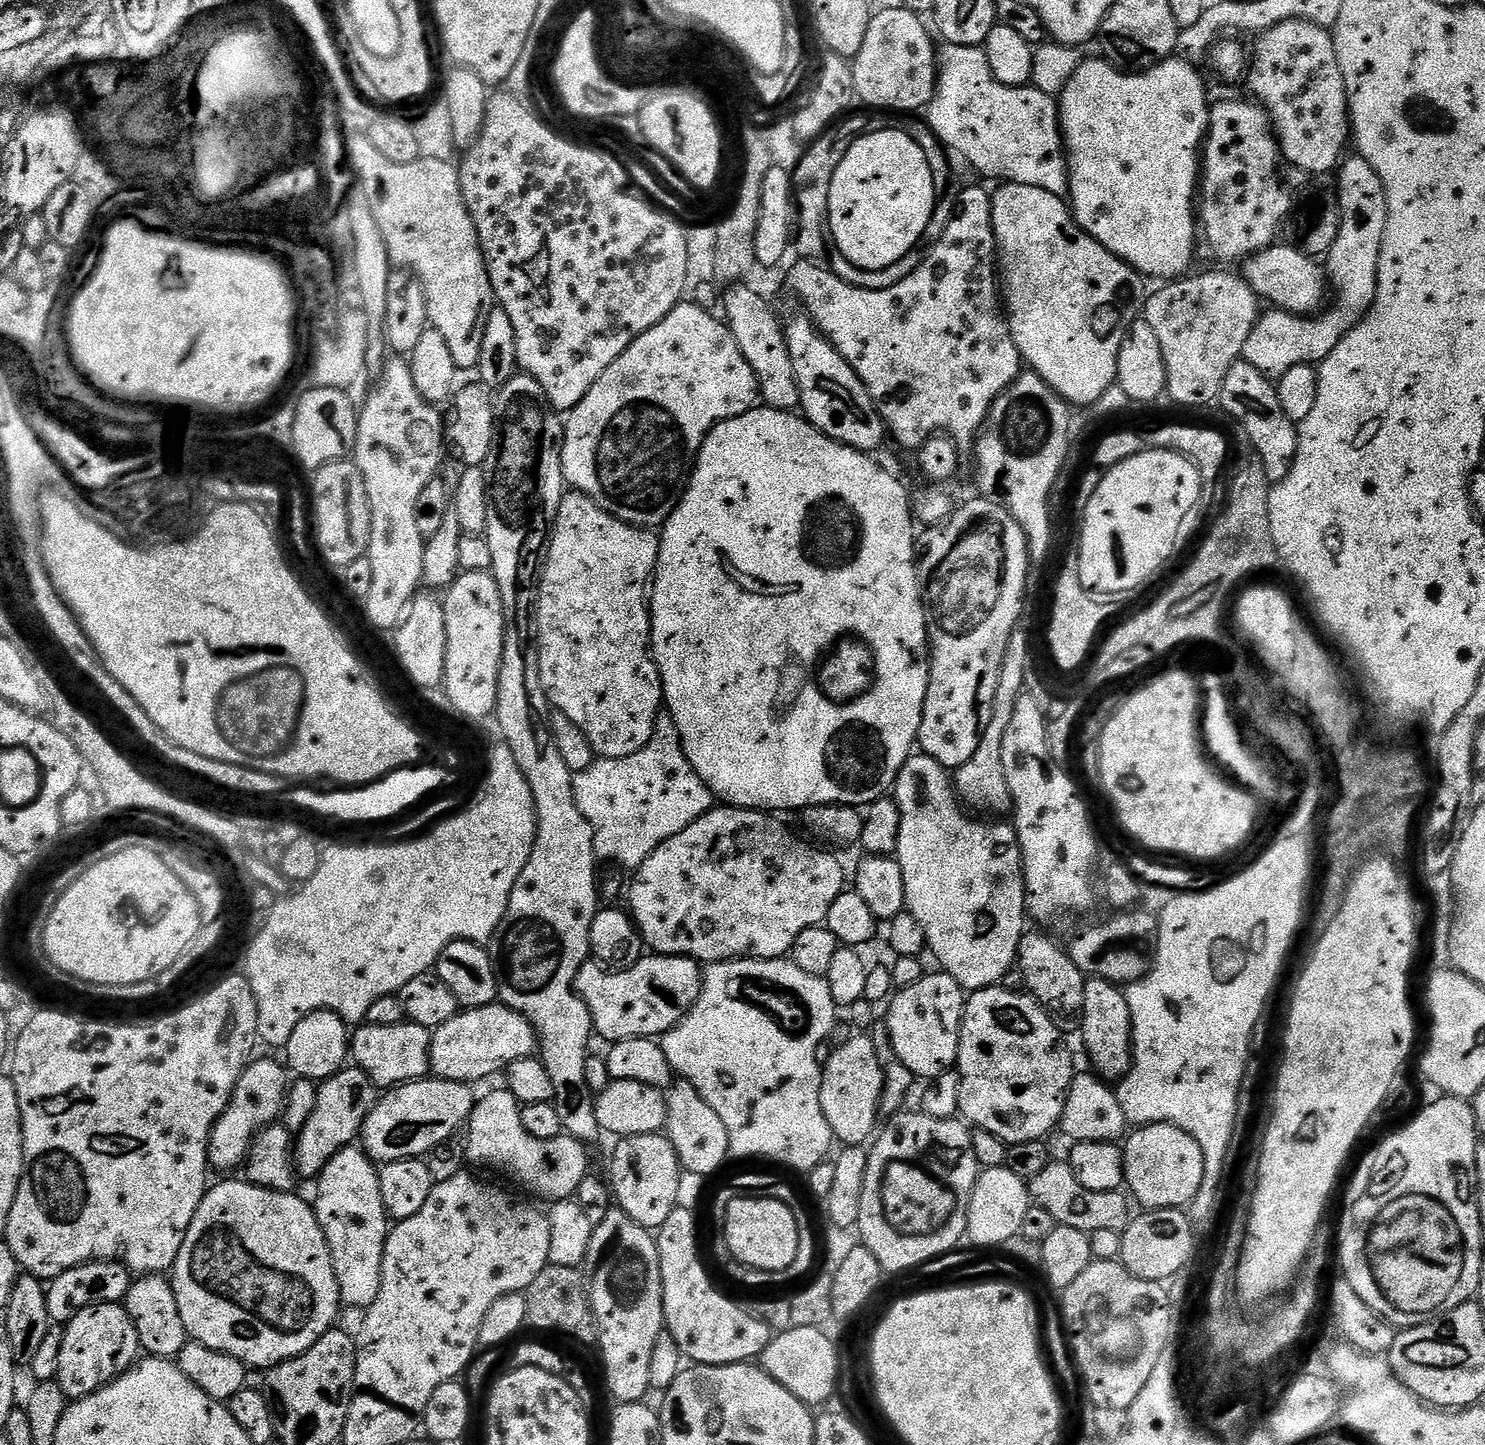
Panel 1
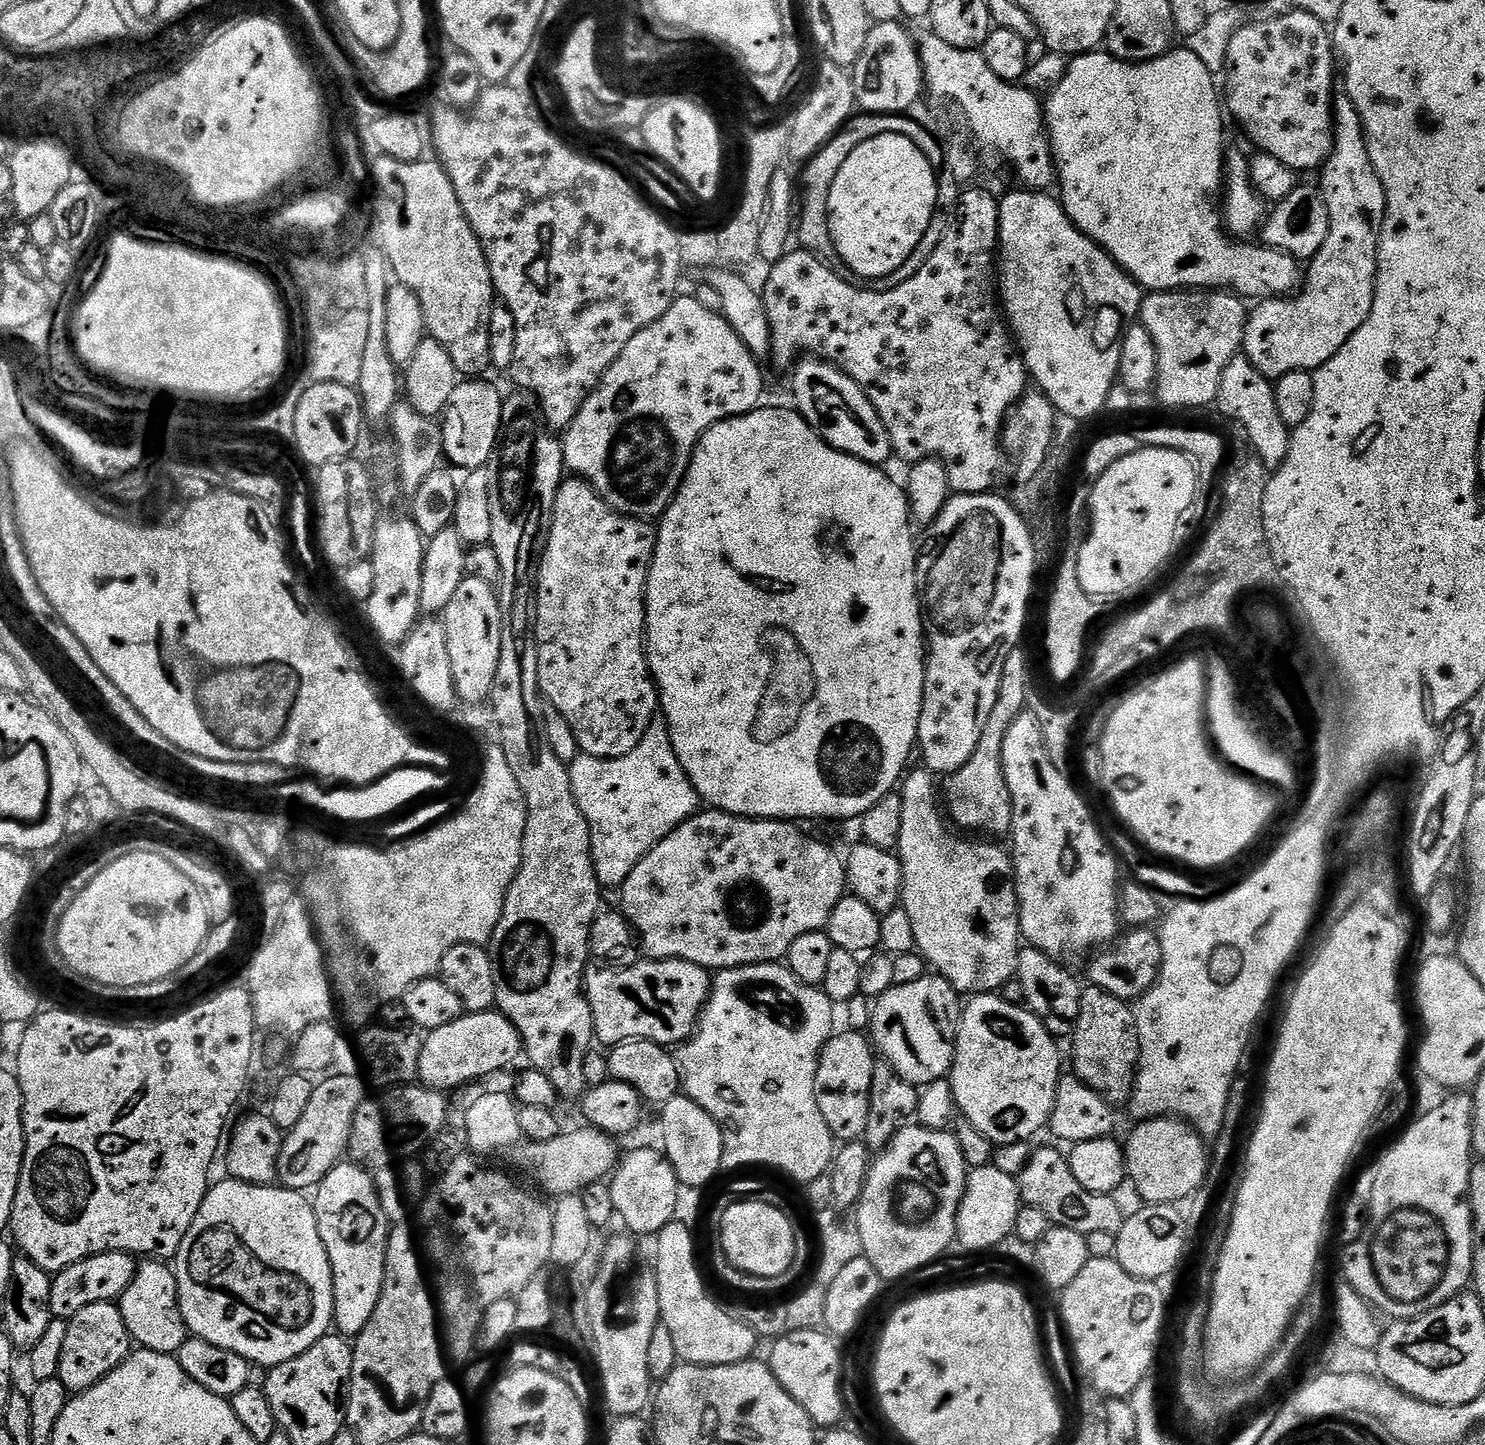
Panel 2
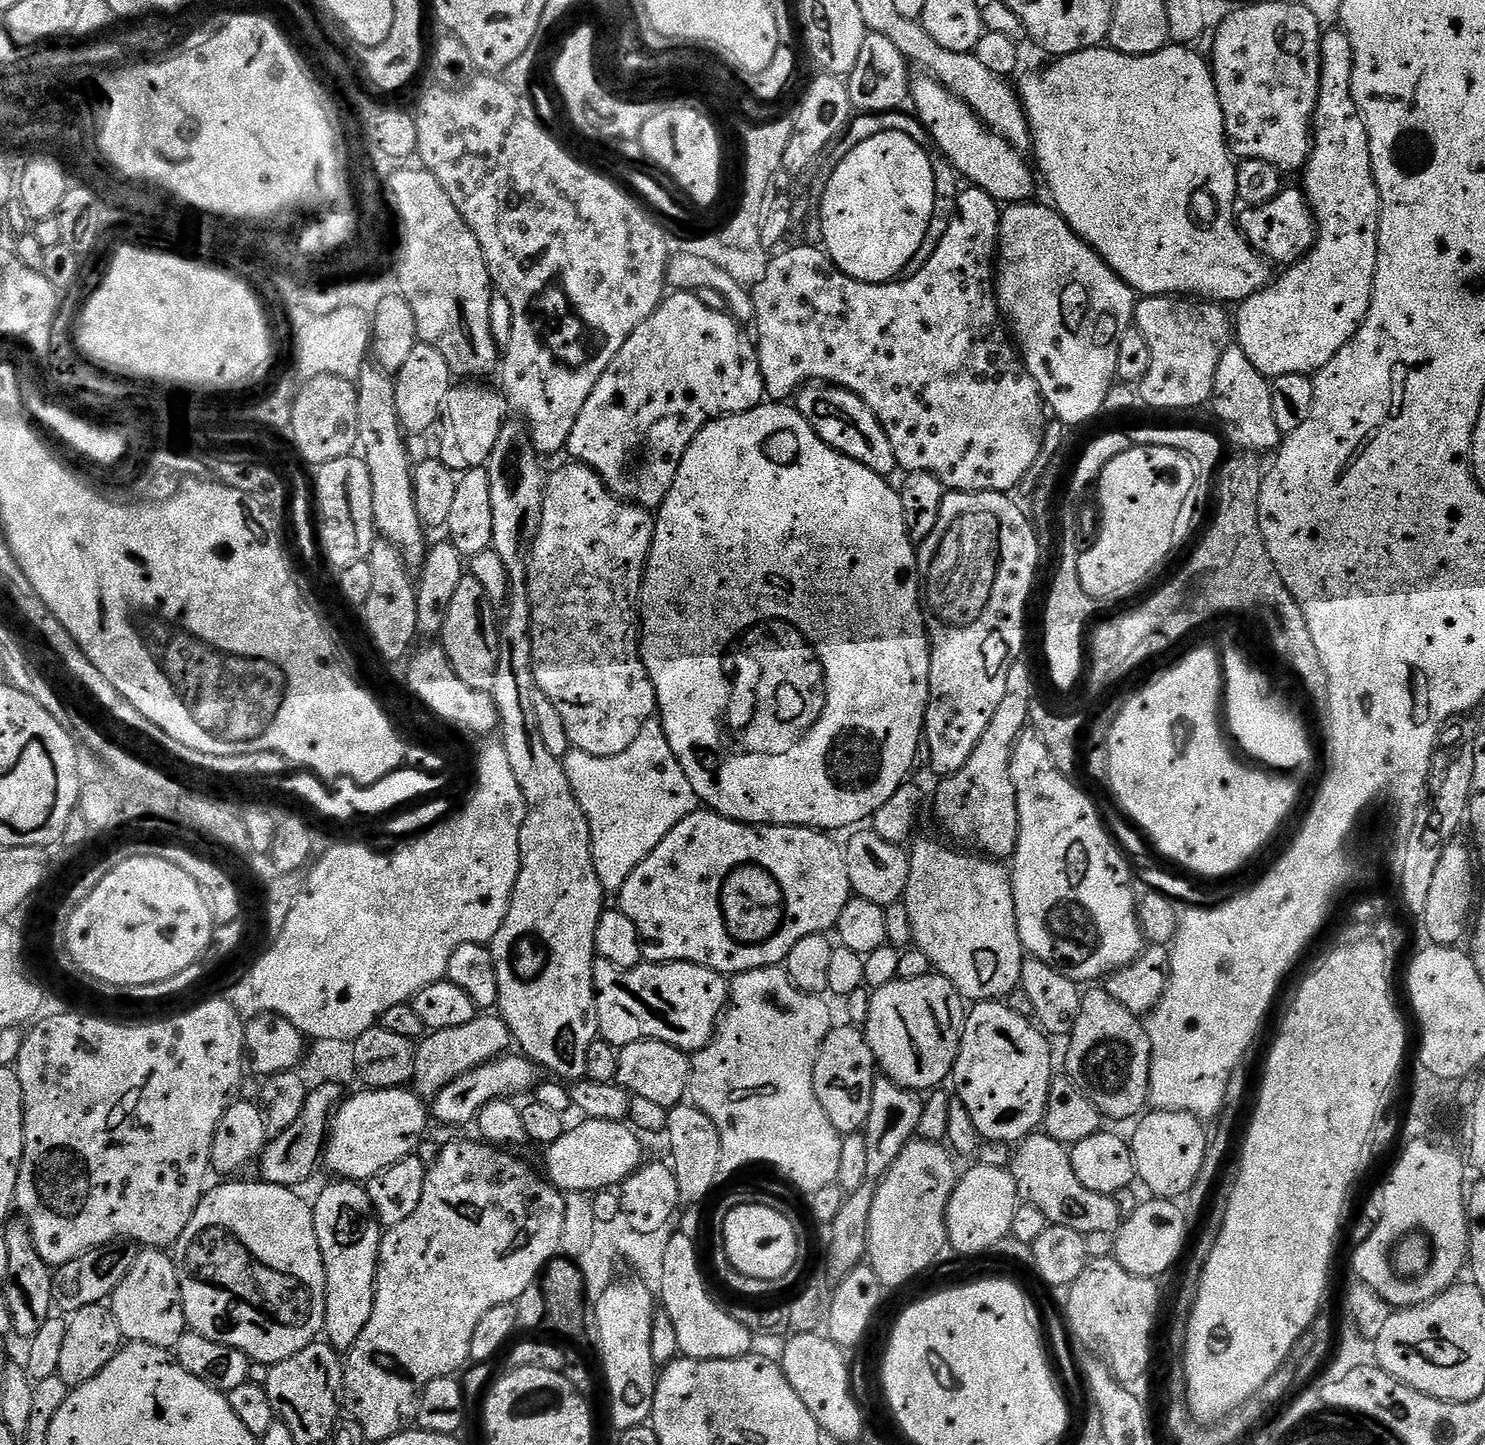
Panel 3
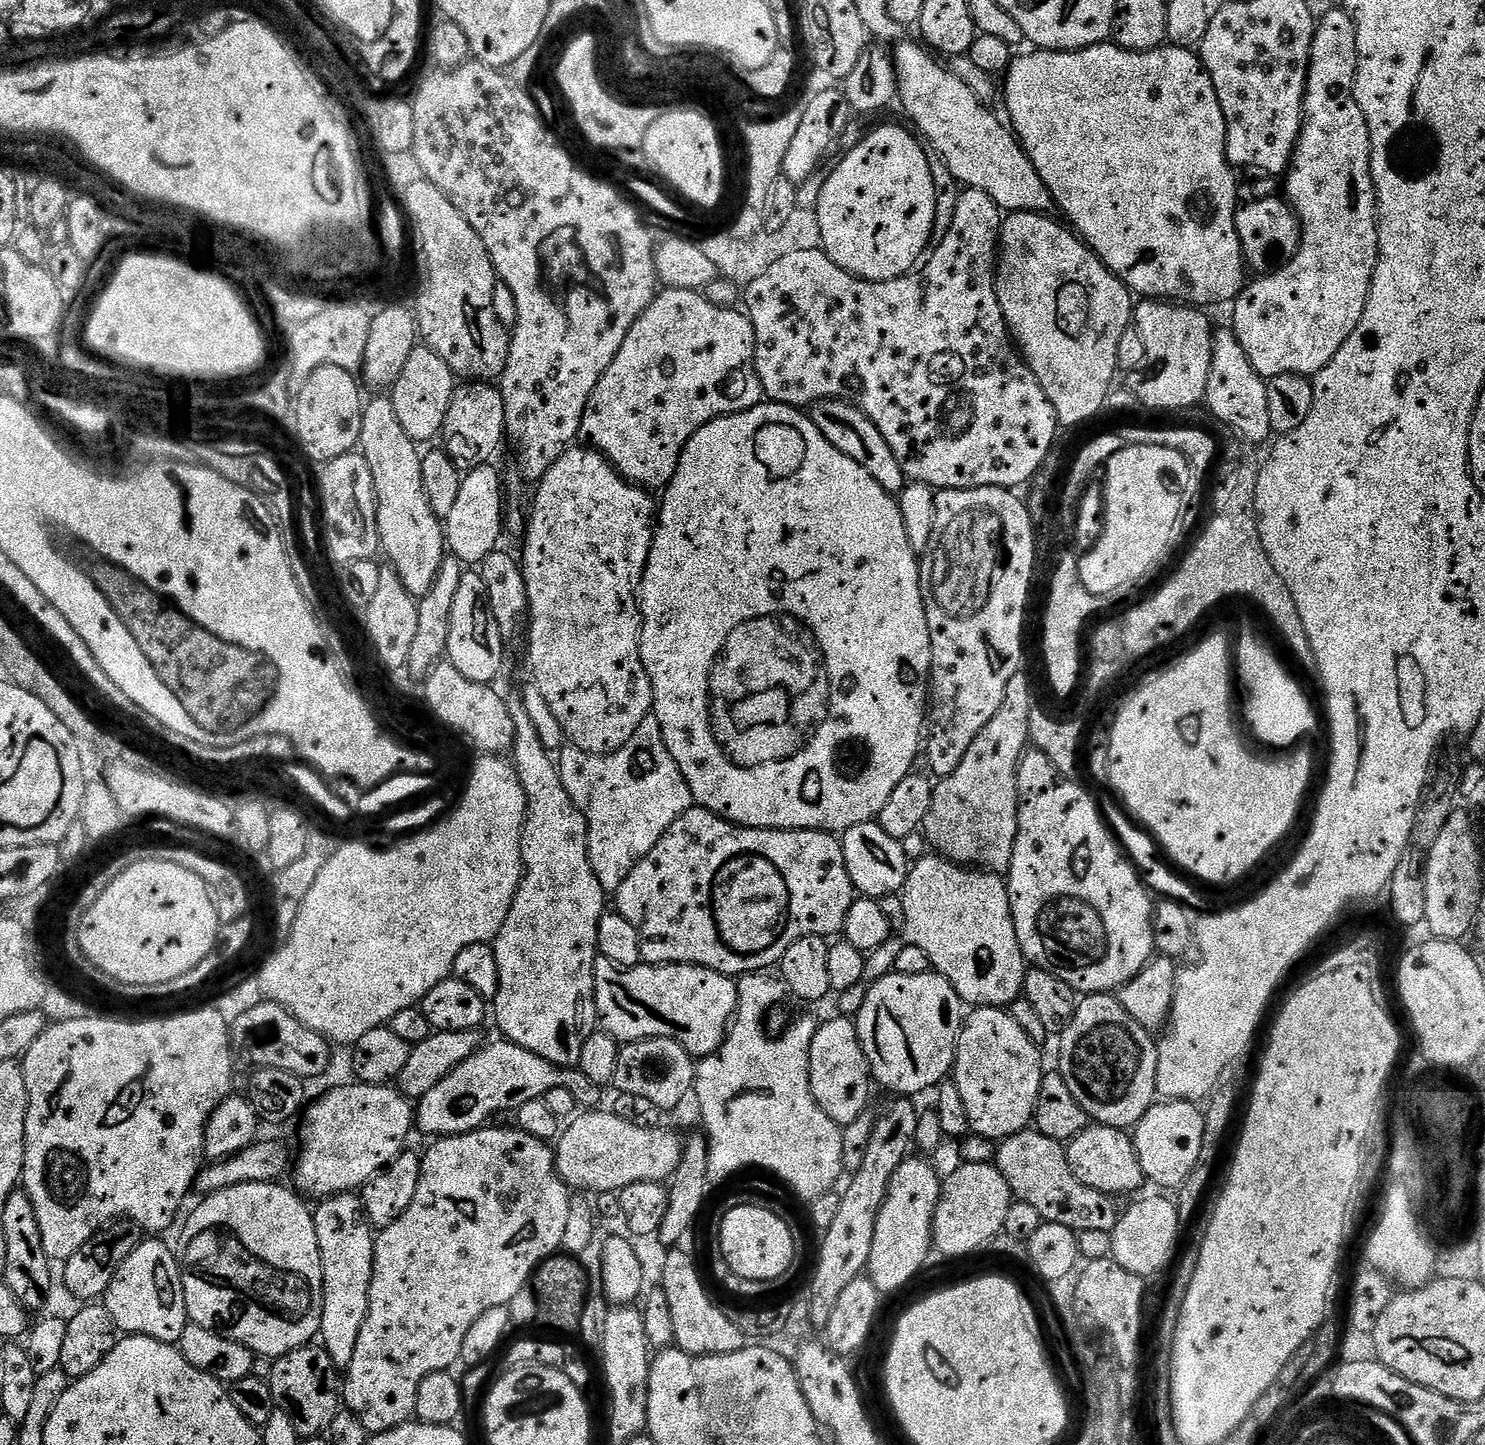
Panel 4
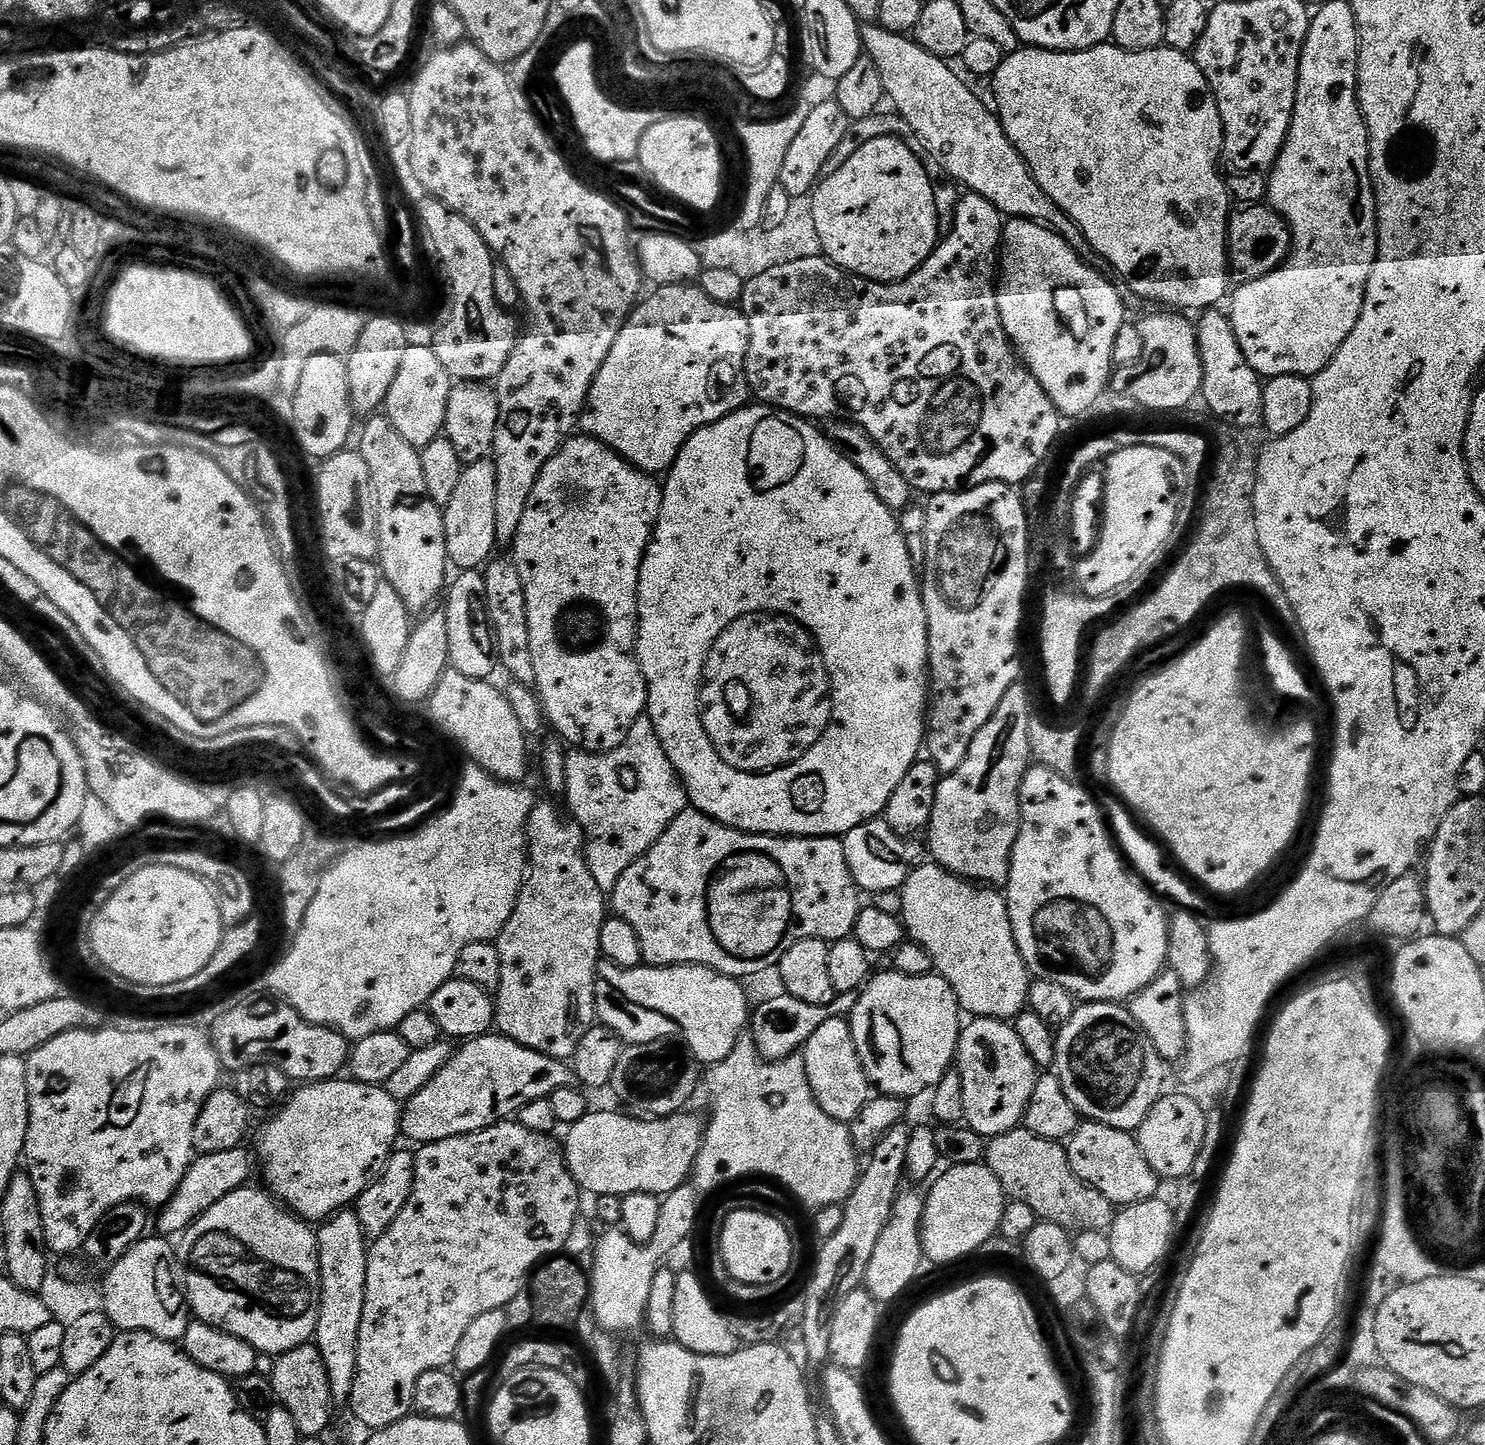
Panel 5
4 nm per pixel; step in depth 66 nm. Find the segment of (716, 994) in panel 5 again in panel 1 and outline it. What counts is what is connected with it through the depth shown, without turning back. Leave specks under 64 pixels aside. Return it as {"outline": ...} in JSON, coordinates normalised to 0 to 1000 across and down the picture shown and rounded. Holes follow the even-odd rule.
{"outline":[[[436,661],[417,671],[407,671],[399,664],[390,670],[387,683],[399,703],[402,718],[409,721],[428,717],[444,718],[460,704],[468,692],[473,680],[473,670],[469,665],[462,662]]]}

